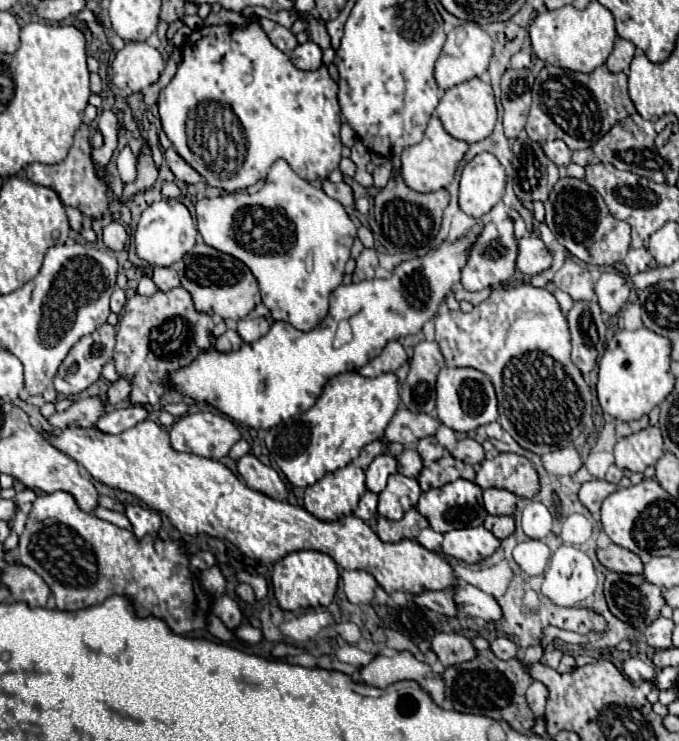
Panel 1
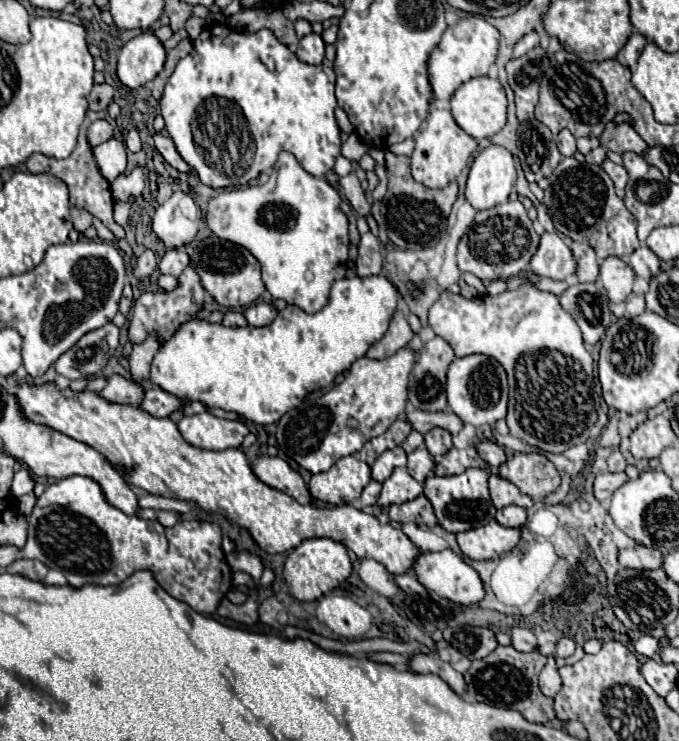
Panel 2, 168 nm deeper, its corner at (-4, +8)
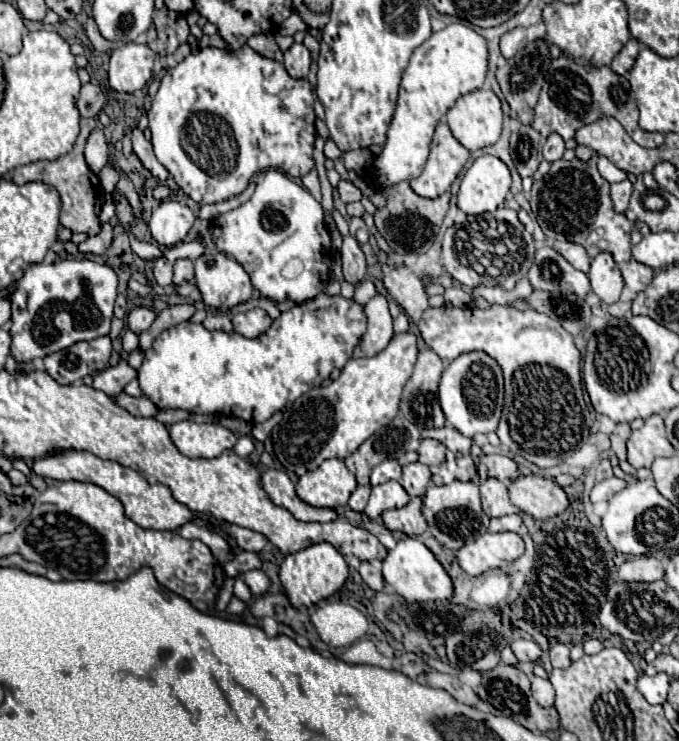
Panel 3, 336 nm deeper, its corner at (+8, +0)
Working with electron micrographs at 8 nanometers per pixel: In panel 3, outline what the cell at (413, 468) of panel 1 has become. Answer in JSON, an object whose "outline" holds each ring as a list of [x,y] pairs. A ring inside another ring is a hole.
{"outline":[[[420,462],[406,464],[402,468],[400,484],[410,496],[422,496],[430,484],[430,470]]]}

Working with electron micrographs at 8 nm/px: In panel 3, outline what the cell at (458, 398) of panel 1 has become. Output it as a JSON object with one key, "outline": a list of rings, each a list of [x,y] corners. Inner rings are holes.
{"outline":[[[468,352],[458,356],[448,364],[440,378],[440,406],[450,422],[458,432],[464,436],[474,436],[478,432],[494,432],[500,420],[504,402],[504,388],[502,388],[502,370],[484,352]]]}

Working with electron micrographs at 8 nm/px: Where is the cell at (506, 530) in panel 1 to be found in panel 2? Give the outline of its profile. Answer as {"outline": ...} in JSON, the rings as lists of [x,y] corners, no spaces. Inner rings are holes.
{"outline":[[[504,506],[498,510],[496,520],[502,526],[510,526],[510,528],[520,528],[526,522],[526,510],[520,506]]]}

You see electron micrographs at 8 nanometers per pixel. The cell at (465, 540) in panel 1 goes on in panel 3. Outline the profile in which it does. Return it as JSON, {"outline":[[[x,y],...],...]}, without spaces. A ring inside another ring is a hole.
{"outline":[[[514,532],[482,534],[480,538],[464,544],[456,550],[460,568],[470,576],[480,576],[482,572],[498,566],[506,566],[524,552],[524,542]]]}

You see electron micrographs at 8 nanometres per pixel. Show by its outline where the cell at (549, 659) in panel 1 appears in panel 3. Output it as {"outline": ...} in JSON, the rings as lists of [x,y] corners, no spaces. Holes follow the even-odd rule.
{"outline":[[[556,644],[550,648],[550,662],[554,668],[566,668],[570,664],[570,658],[568,658],[568,646],[564,644]]]}

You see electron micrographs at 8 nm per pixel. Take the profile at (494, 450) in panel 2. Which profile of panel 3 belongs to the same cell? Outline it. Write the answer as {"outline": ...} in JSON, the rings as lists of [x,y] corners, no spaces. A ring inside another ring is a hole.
{"outline":[[[482,454],[477,463],[477,472],[481,481],[494,477],[506,485],[508,480],[518,478],[516,462],[506,456],[498,456],[498,454]]]}

